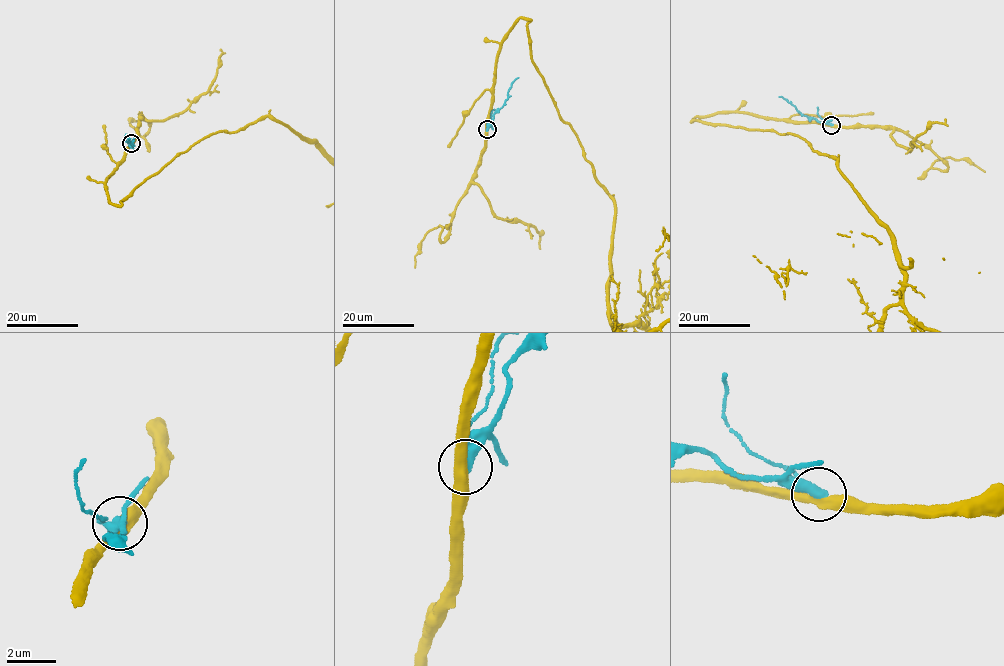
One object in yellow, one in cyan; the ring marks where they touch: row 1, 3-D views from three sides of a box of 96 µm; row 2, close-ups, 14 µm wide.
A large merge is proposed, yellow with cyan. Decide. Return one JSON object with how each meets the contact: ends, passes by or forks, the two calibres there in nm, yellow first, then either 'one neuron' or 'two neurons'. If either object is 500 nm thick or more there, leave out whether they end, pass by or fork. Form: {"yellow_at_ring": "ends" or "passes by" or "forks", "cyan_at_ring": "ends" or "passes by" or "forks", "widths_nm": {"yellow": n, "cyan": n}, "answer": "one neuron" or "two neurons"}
{"yellow_at_ring": "passes by", "cyan_at_ring": "ends", "widths_nm": {"yellow": 440, "cyan": 480}, "answer": "two neurons"}

